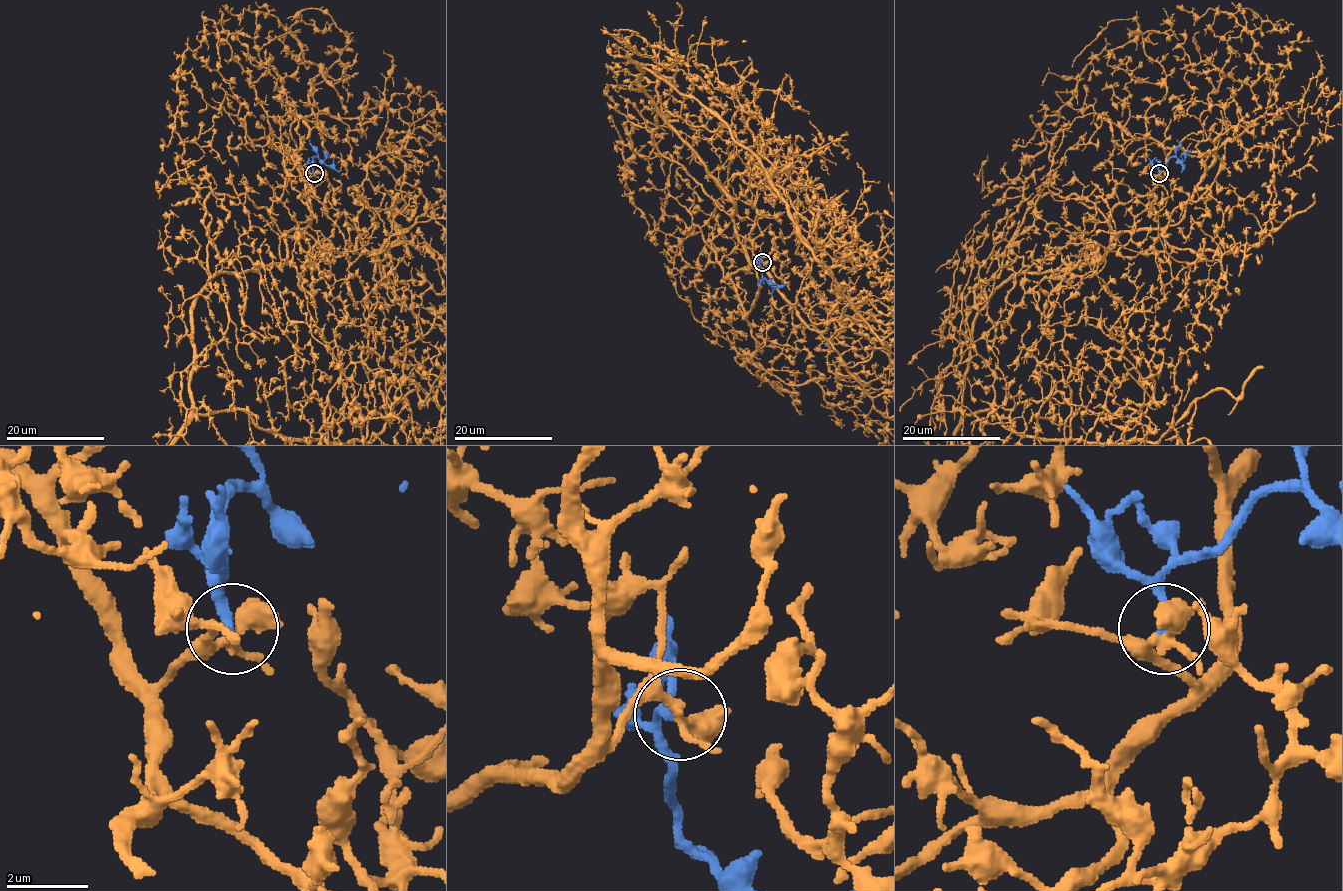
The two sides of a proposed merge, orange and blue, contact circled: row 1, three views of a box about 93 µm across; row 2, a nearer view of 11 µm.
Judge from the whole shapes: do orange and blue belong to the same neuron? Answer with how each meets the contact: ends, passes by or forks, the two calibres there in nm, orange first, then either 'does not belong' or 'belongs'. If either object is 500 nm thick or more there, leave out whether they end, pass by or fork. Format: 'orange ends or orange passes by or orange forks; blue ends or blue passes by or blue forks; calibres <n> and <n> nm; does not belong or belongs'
orange forks; blue ends; calibres 320 and 240 nm; belongs

